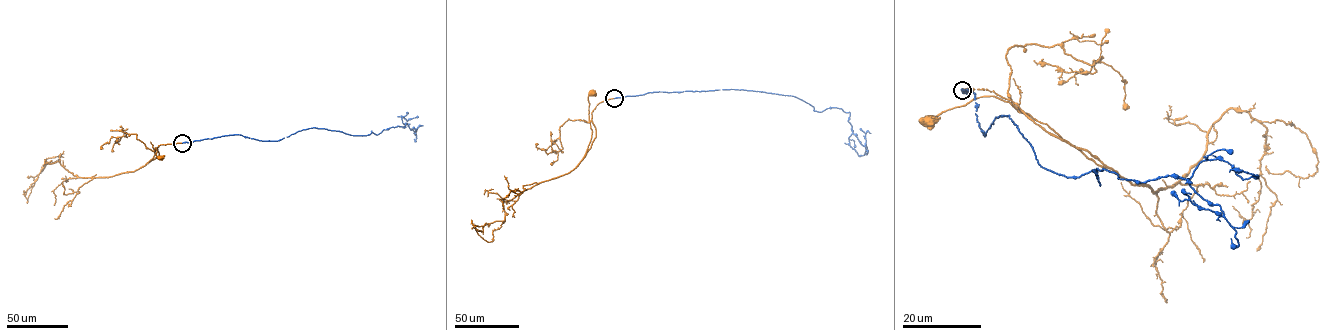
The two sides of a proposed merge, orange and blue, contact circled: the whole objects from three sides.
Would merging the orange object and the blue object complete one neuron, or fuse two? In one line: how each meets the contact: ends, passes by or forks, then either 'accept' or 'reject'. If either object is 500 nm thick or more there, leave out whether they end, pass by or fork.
orange ends there; blue ends there; accept

